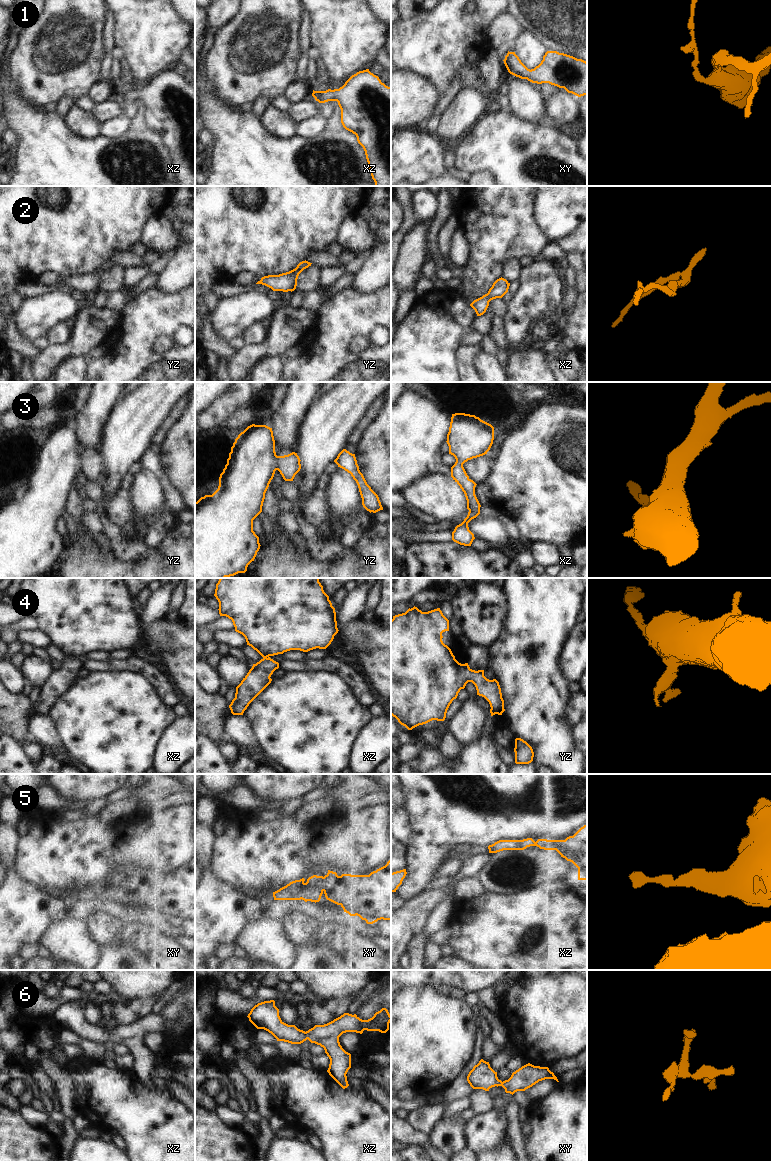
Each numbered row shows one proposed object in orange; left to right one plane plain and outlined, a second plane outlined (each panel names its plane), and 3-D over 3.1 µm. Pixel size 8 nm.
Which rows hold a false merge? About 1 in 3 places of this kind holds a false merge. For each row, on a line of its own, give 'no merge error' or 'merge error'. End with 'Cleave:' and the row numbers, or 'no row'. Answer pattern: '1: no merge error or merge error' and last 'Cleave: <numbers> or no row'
1: no merge error
2: no merge error
3: no merge error
4: no merge error
5: no merge error
6: no merge error
Cleave: no row

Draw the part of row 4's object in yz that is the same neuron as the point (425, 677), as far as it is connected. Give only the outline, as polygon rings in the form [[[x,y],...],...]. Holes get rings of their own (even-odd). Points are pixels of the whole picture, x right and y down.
[[[414,606],[405,613],[393,616],[391,620],[391,715],[408,730],[432,720],[444,721],[450,704],[468,682],[475,685],[477,695],[489,702],[491,716],[502,715],[505,711],[499,682],[496,679],[487,679],[484,676],[484,670],[475,671],[469,667],[468,663],[459,663],[451,649],[442,641],[442,633],[445,631],[449,631],[449,620],[440,608],[422,612]]]

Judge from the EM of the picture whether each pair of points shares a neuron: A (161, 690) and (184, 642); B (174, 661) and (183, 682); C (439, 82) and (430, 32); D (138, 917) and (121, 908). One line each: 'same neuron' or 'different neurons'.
A: different neurons
B: same neuron
C: same neuron
D: same neuron

